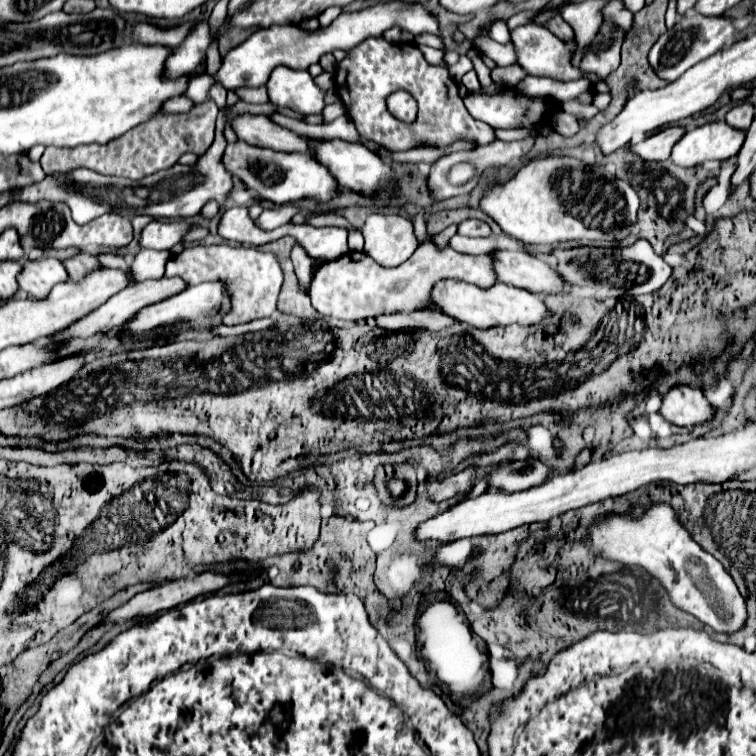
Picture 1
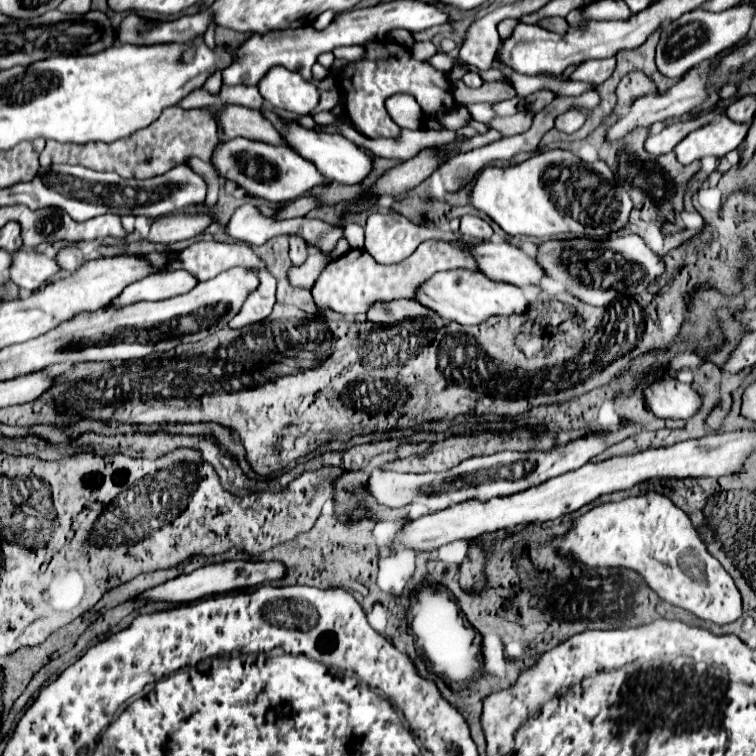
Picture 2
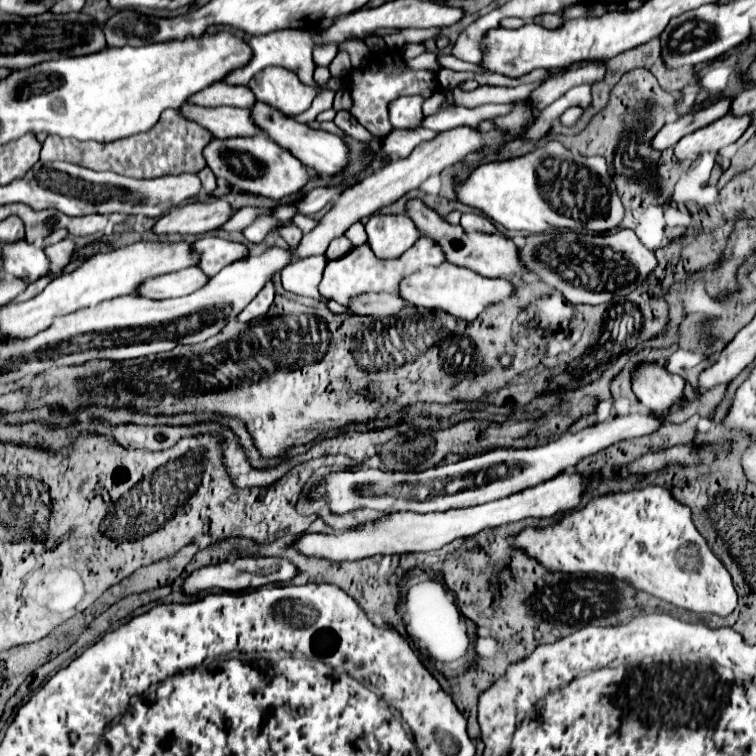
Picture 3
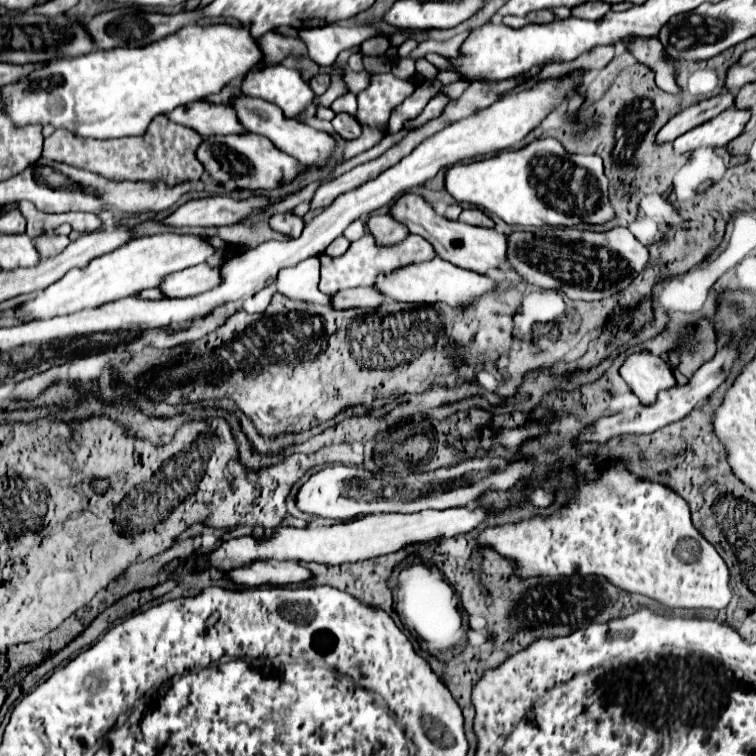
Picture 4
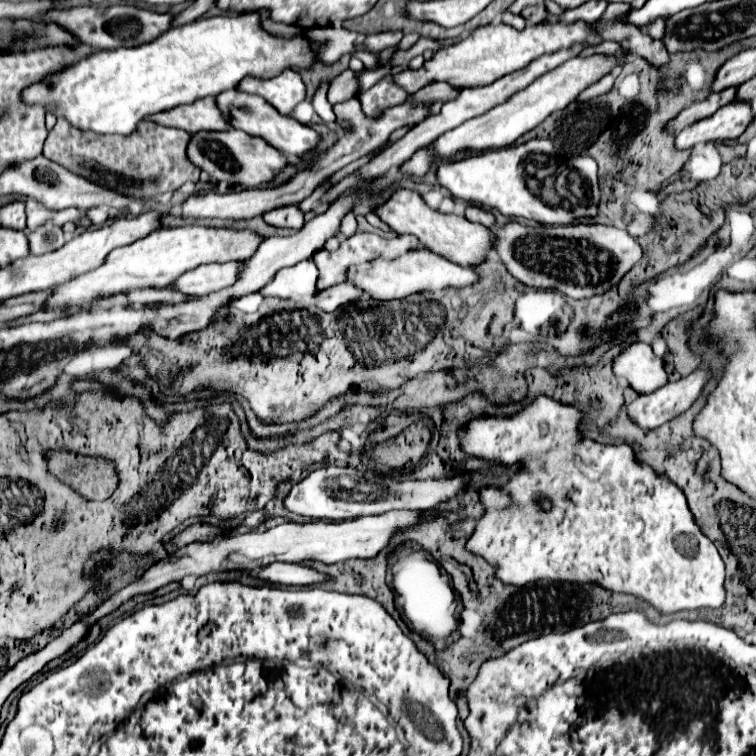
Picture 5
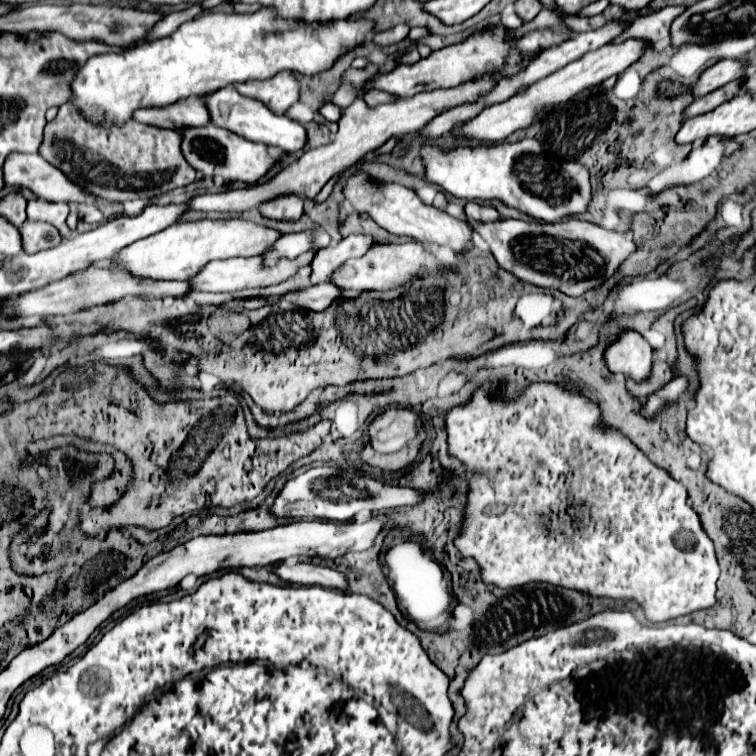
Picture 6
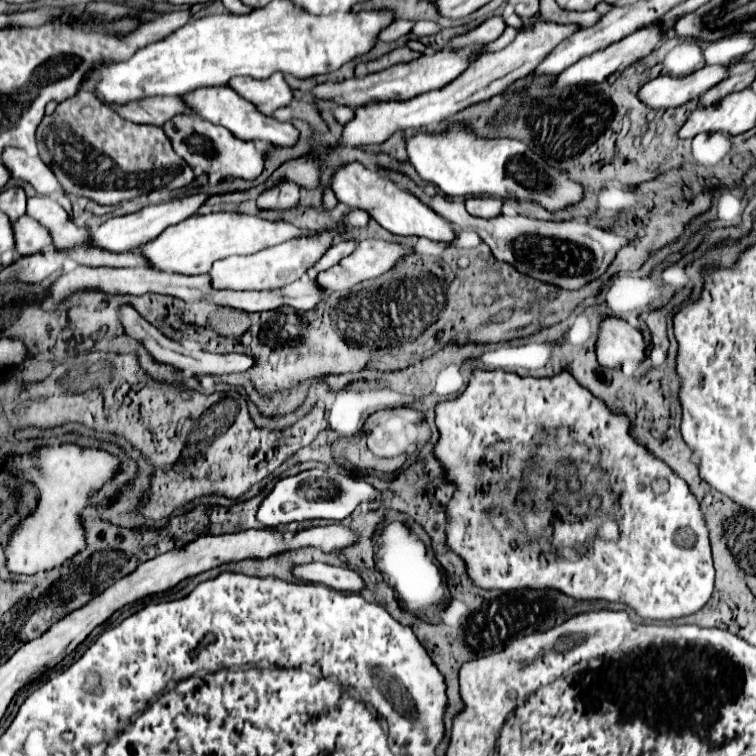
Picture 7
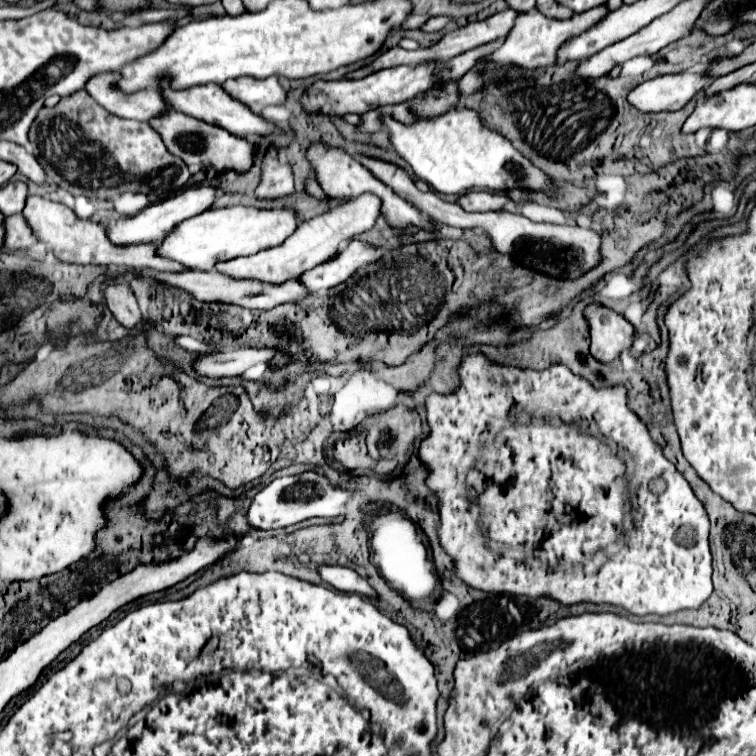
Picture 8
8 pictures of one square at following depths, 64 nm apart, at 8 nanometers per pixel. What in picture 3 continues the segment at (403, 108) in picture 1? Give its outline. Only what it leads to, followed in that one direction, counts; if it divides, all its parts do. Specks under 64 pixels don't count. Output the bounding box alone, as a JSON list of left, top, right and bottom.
[390,96,422,130]

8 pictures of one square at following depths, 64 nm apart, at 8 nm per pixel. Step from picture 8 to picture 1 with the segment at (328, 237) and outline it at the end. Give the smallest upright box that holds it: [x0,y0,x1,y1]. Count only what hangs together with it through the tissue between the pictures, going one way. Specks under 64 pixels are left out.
[64,276,188,338]

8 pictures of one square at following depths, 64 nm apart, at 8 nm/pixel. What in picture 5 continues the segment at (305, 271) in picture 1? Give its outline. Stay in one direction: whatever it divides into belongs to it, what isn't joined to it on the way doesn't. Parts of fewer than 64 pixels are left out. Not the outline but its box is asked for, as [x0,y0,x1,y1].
[264,204,304,230]

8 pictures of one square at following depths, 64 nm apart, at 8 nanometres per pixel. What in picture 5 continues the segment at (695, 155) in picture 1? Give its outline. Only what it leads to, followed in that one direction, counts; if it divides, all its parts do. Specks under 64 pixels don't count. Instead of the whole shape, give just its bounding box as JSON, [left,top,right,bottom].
[676,100,752,148]

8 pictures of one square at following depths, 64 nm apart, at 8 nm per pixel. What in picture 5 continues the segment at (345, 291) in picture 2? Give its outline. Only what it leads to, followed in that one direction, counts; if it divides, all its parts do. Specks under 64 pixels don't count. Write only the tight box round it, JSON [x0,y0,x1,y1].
[312,232,420,290]

